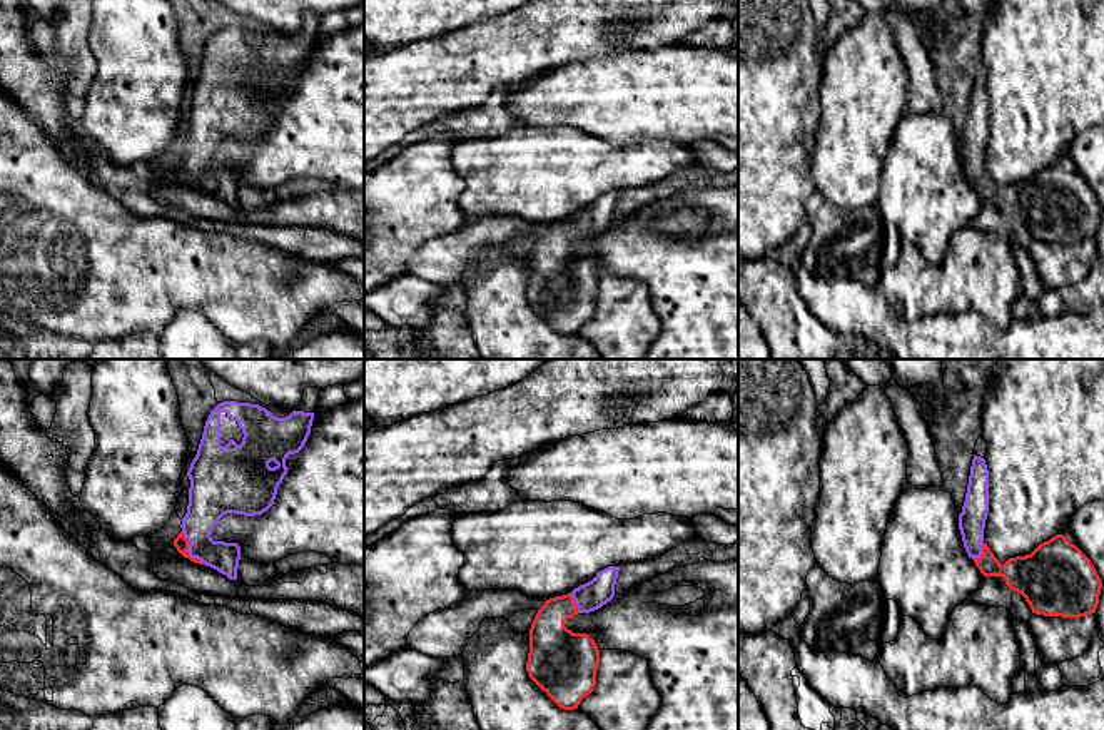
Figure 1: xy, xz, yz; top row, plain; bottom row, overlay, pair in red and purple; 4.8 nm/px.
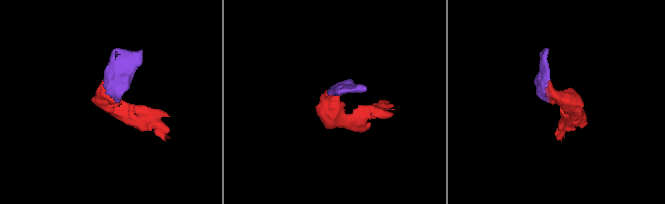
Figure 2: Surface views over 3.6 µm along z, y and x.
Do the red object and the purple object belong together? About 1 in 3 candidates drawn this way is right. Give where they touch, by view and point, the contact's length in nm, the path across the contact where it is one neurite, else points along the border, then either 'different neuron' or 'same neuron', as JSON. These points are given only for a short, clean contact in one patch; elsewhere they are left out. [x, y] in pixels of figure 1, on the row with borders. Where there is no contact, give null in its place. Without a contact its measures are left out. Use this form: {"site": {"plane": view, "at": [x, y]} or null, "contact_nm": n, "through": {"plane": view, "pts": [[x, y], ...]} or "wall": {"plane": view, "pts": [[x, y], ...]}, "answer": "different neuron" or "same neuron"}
{"site": {"plane": "xy", "at": [187, 548]}, "contact_nm": 190, "through": {"plane": "xy", "pts": [[181, 542], [187, 548], [209, 501]]}, "answer": "same neuron"}

